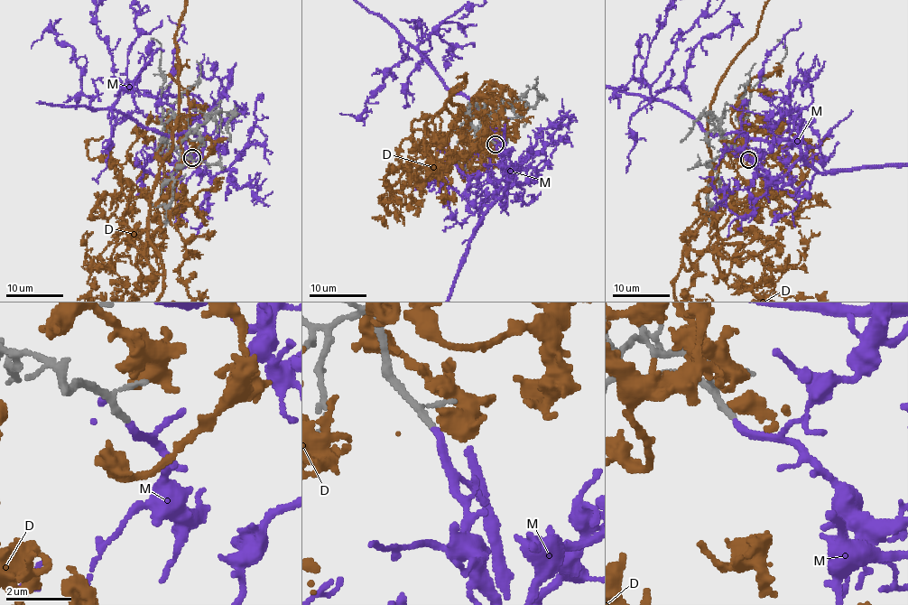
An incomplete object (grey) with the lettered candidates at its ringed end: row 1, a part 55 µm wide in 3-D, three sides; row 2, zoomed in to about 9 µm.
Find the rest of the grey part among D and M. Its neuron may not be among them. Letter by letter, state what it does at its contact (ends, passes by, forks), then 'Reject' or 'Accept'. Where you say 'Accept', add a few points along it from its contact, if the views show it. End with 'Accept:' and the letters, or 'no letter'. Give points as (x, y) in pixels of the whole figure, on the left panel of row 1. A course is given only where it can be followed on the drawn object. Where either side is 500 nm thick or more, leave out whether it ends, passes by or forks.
D: It ends there. Reject
M: It ends there. Accept
Accept: M

